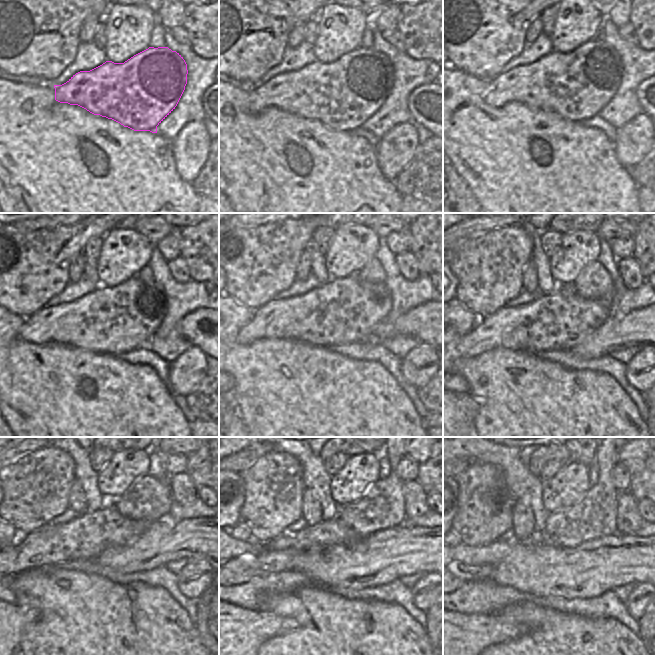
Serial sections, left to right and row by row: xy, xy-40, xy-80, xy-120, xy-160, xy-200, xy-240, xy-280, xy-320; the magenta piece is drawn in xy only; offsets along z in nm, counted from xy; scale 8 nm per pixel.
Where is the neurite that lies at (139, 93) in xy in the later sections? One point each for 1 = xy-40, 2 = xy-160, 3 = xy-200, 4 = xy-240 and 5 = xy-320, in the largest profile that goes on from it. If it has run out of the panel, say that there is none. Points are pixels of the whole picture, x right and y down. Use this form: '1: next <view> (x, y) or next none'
1: next xy-40 (363, 93)
2: next xy-160 (343, 311)
3: next xy-200 (557, 319)
4: next xy-240 (76, 545)
5: next xy-320 (463, 582)

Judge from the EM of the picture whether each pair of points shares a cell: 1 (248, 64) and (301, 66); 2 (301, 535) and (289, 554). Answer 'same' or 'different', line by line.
1: different
2: same

